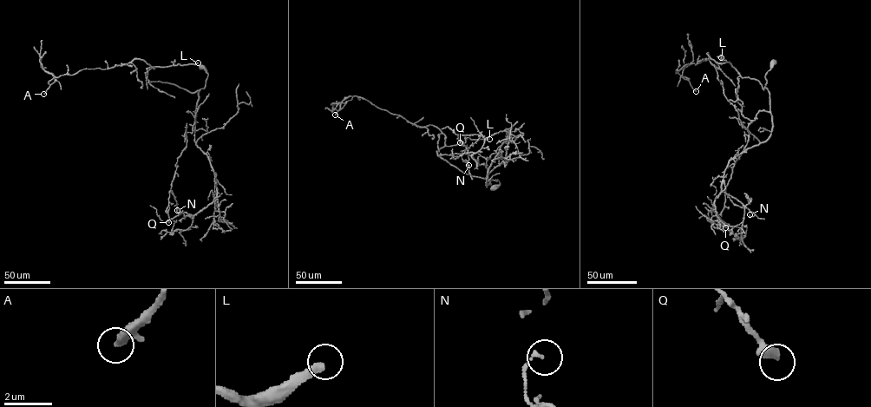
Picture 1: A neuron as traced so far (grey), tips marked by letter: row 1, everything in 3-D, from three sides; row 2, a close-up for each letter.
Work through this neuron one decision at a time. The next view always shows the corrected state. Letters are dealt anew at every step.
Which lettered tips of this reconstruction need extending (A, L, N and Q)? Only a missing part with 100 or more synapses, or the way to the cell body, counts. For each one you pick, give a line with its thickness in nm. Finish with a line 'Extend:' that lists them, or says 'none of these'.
L: 320 nm
Extend: L

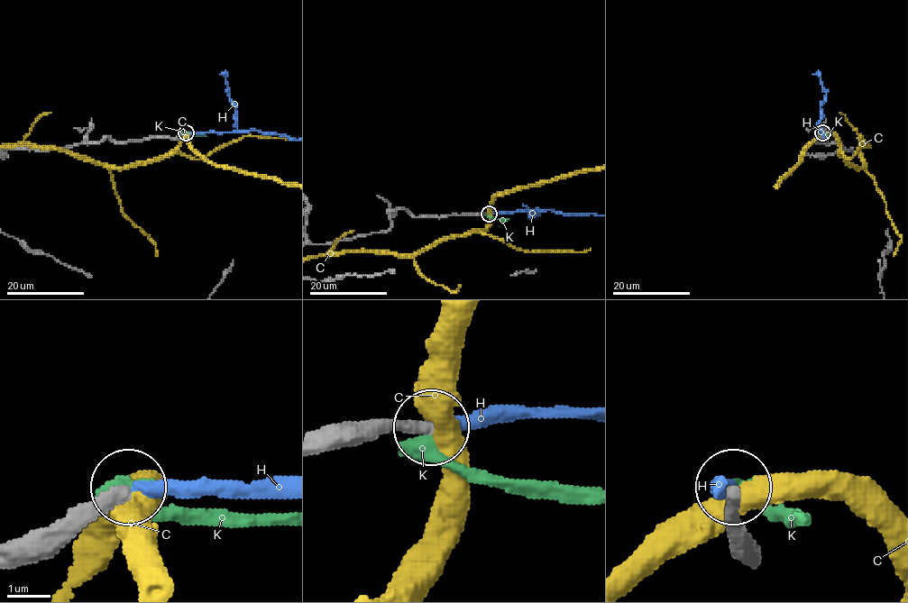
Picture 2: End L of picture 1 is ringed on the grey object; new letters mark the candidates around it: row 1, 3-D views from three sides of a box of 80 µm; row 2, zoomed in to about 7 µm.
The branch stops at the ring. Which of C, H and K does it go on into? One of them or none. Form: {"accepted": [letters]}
{"accepted": ["H"]}

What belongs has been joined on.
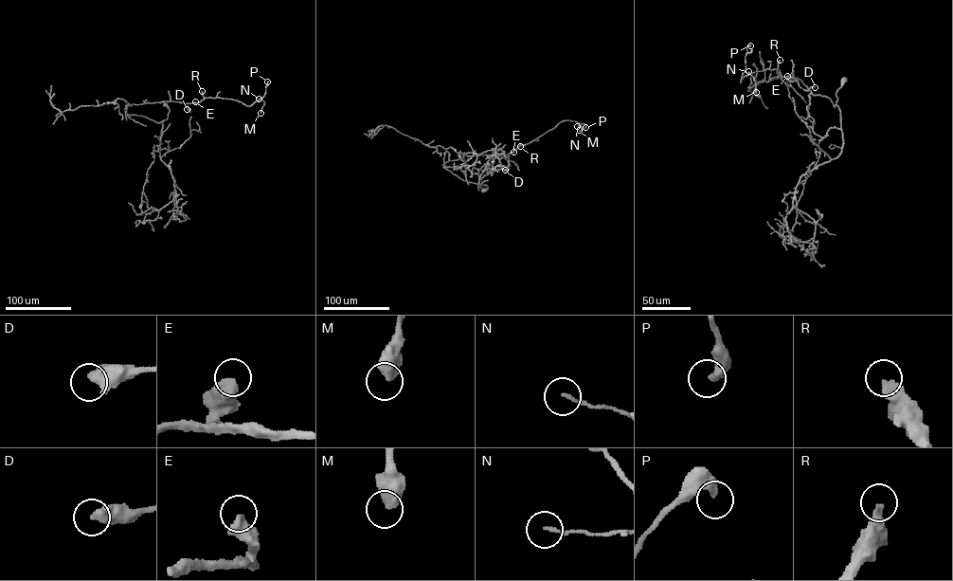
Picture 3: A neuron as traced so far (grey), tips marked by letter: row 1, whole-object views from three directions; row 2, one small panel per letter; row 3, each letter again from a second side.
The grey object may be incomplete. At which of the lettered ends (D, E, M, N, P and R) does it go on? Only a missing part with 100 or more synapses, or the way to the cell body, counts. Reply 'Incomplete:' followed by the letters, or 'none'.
Incomplete: none

